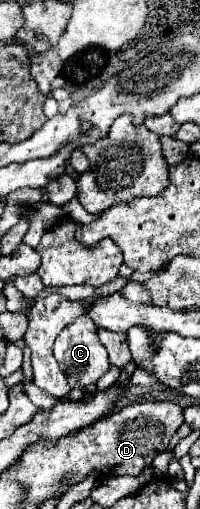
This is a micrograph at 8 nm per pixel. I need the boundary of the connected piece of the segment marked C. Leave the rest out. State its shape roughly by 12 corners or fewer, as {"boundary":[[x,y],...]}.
{"boundary":[[87,316],[69,324],[53,354],[73,388],[97,382],[107,350]]}

